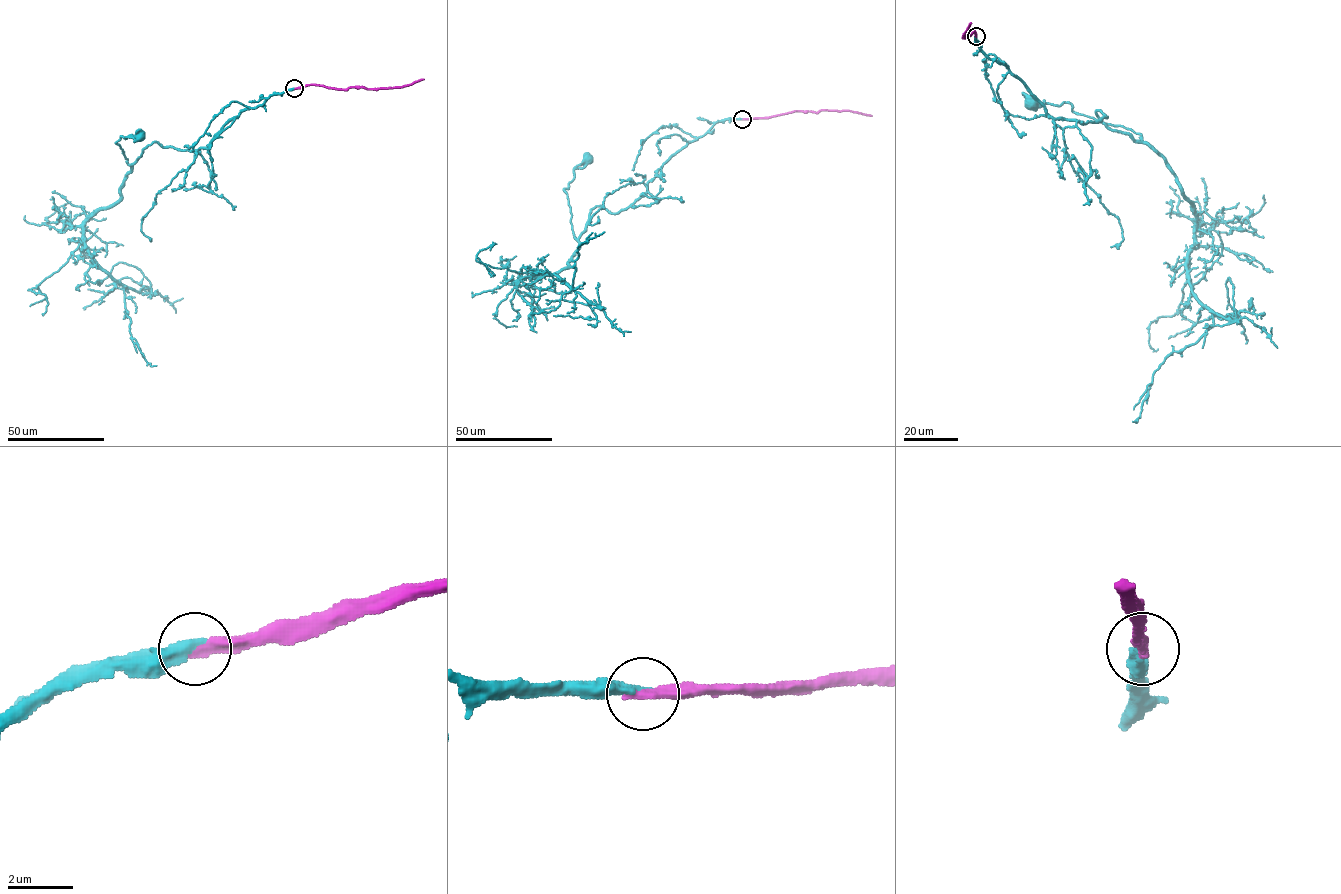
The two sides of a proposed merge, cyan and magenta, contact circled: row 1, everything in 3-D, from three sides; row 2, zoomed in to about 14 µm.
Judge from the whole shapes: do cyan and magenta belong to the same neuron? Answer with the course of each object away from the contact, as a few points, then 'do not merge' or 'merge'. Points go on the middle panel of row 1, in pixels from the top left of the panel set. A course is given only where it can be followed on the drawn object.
course cyan (741, 119), (720, 120), (690, 141), (627, 207), (609, 213), (594, 206), (576, 239), (564, 189), (587, 159); course magenta (741, 119), (822, 110), (850, 110), (872, 115); merge

